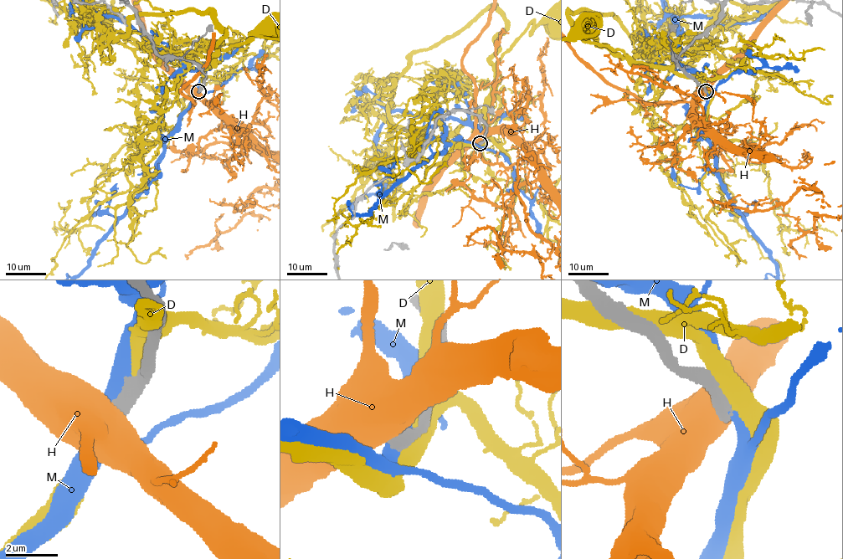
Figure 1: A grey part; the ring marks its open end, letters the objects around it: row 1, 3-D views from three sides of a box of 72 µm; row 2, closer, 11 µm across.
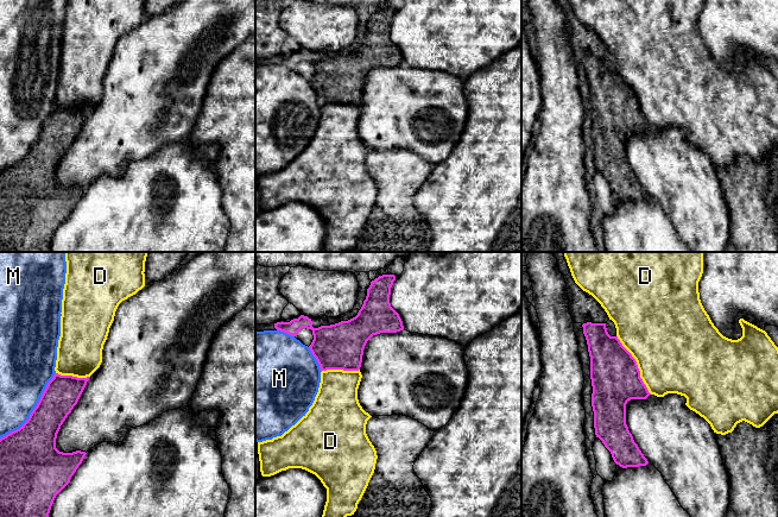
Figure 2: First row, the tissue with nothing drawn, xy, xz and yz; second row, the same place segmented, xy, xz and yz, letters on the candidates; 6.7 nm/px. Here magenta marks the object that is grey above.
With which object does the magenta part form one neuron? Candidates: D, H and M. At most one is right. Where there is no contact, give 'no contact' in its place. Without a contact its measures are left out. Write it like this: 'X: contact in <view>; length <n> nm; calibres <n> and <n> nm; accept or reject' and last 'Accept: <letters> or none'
D: contact in yz; length 460 nm; calibres 340 and 500 nm; reject
H: no contact; reject
M: contact in xy; length 600 nm; calibres 300 and 340 nm; reject
Accept: none

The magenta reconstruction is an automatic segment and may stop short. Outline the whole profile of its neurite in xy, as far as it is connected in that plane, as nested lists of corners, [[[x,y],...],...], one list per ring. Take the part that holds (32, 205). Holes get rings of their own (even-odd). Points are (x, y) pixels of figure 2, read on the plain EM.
[[[55,107],[48,116],[29,153],[17,164],[0,172],[0,252],[48,252],[56,229],[70,216],[86,185],[63,187],[56,182],[61,159],[77,138],[90,111],[77,112]]]

